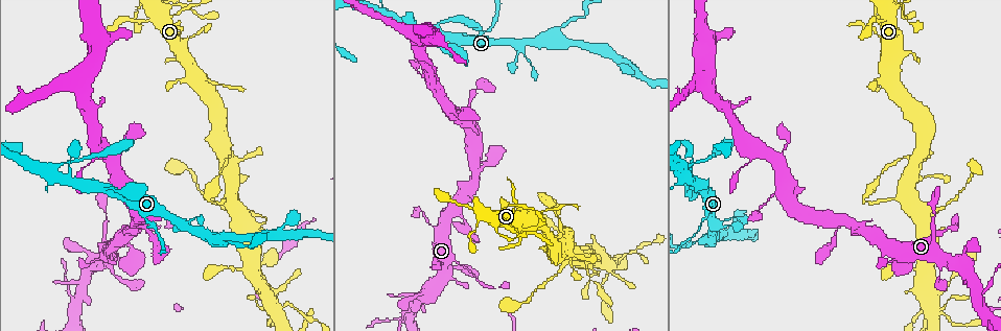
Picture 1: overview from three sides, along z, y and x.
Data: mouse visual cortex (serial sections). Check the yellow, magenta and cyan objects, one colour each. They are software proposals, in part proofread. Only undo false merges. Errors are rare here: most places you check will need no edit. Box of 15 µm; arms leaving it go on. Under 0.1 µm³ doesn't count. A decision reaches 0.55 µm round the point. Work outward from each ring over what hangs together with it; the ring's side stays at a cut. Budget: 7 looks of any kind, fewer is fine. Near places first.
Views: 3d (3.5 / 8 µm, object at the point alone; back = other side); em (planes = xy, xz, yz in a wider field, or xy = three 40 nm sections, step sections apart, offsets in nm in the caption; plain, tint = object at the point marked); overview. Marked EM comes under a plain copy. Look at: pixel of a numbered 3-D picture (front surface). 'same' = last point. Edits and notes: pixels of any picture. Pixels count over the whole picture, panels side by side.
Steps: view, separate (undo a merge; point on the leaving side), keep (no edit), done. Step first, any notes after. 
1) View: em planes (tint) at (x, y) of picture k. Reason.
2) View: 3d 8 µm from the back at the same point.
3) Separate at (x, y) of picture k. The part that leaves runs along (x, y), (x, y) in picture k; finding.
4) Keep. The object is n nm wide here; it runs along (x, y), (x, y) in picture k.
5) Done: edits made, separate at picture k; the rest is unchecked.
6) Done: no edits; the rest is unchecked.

View: 3d 8 µm from the back at (926, 208) of picture 1.

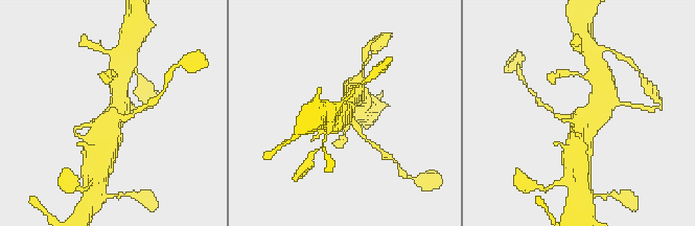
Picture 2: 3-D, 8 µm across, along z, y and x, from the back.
View: 3d 3.5 µm at (582, 119) of picture 2. Closer look.

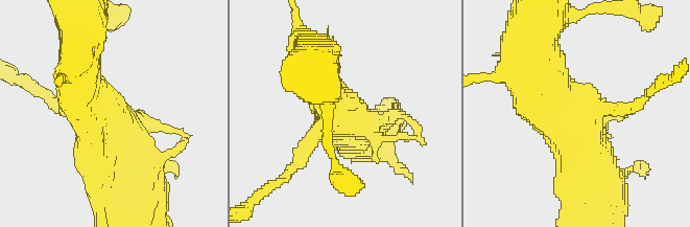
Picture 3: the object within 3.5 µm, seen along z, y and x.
Keep. It runs along (536, 65), (602, 180) in picture 3; continuous, no second cell.

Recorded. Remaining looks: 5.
View: 3d 3.5 µm at (935, 309) of picture 1. Small branch off a trunk.

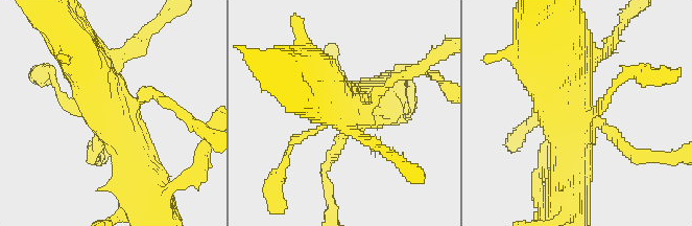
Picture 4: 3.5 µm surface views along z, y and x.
View: em xy step 1 (tint) at (580, 117) of picture 4.

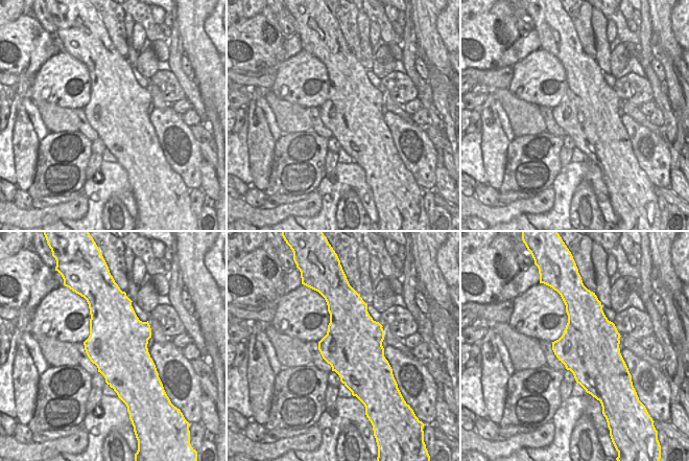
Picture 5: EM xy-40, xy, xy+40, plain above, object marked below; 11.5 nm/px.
Keep. It runs along (554, 46), (575, 113), (618, 139) in picture 4; continuous, no second cell.

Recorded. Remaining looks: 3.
View: 3d 3.5 µm at (219, 239) of picture 1. Branch point.

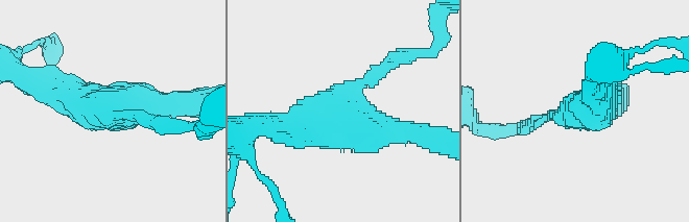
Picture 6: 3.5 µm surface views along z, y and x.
View: em xy step 5 (tint) at (576, 108) of picture 6. Shape alone is not enough.

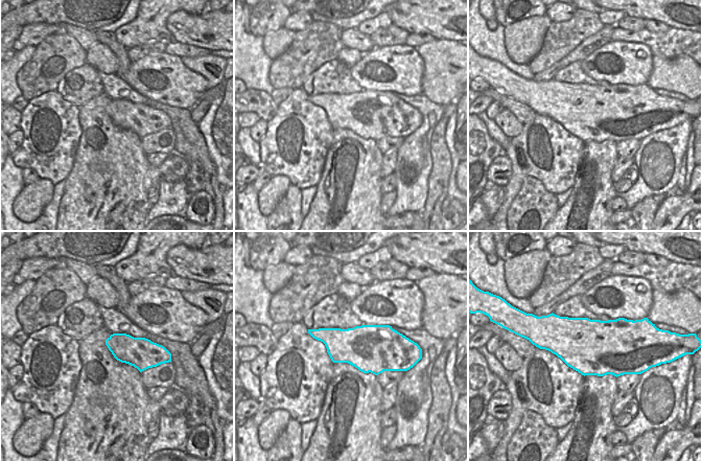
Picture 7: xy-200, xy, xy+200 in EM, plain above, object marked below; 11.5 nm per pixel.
Keep. 3 arms meet here; the arms are 150, 300, 350 nm wide; it runs along (36, 87), (87, 106), (170, 103) in picture 6; one cell here.

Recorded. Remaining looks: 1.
Done: no edits; the rest is unchecked.

